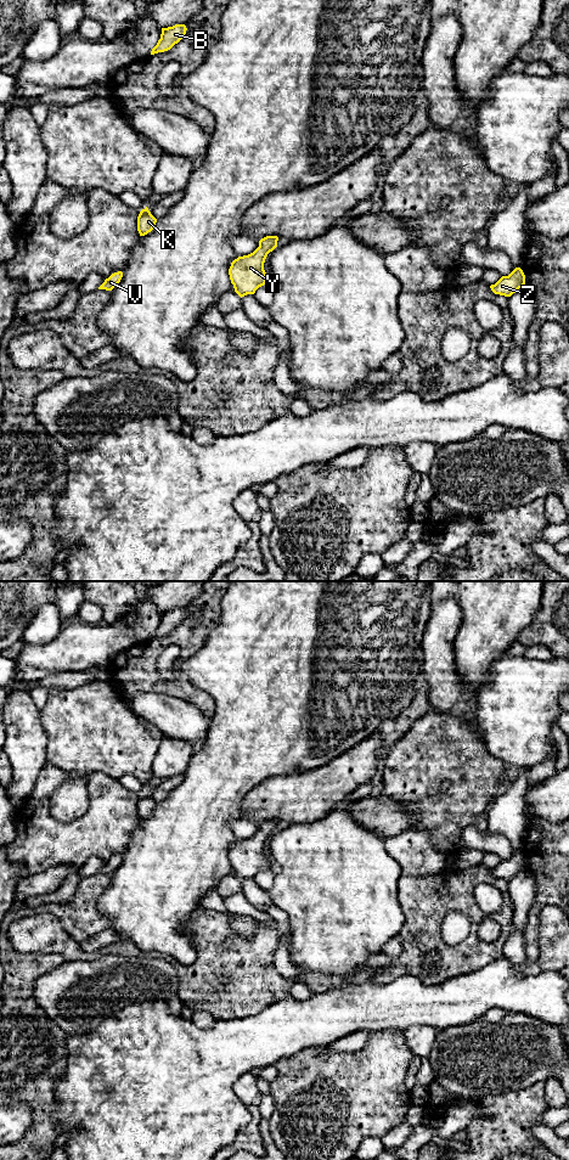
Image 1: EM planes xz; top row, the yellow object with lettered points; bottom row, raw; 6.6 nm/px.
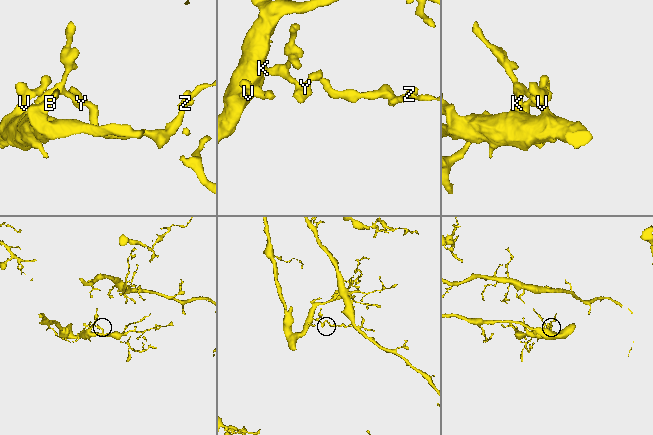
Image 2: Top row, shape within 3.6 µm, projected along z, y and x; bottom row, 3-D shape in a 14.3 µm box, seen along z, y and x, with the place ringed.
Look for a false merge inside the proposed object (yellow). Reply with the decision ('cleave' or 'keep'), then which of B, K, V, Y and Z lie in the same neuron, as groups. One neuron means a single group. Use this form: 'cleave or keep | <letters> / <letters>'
keep | B K V Y Z

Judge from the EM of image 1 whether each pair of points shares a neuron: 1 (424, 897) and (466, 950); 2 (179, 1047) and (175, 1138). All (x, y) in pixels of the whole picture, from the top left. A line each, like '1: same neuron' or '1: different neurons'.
1: same neuron
2: same neuron

